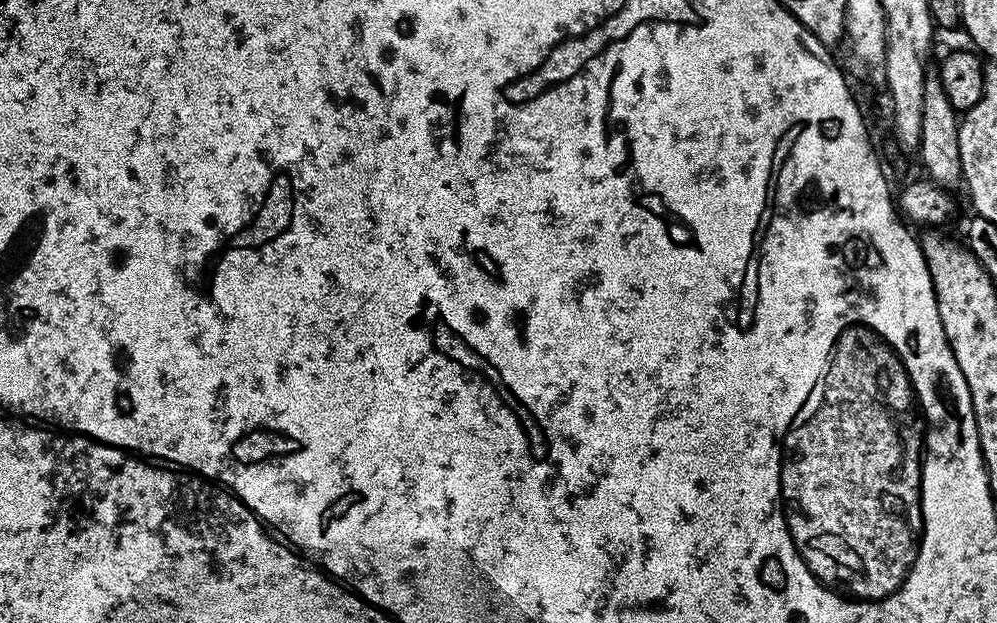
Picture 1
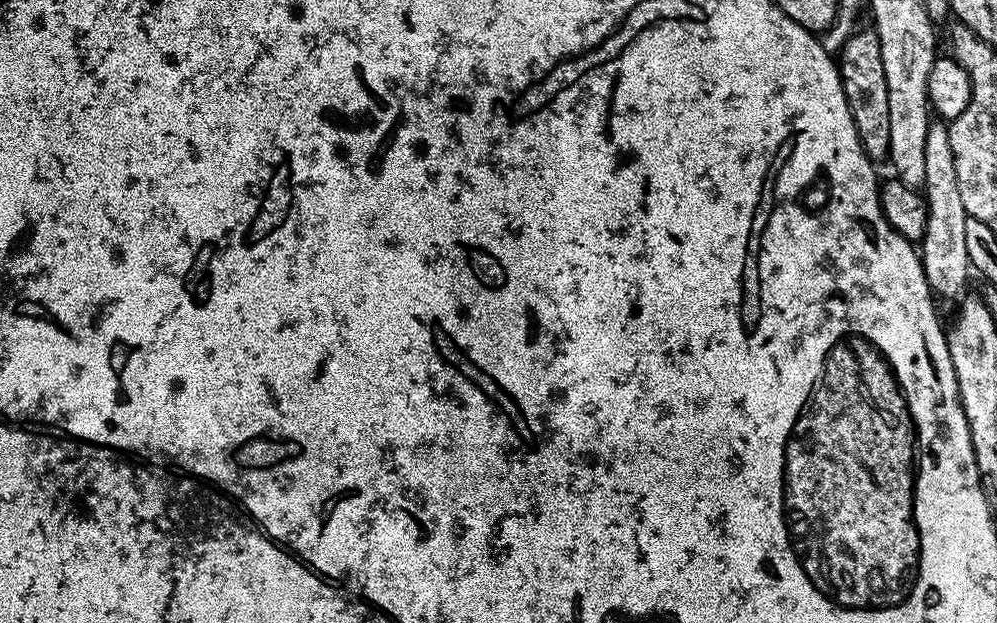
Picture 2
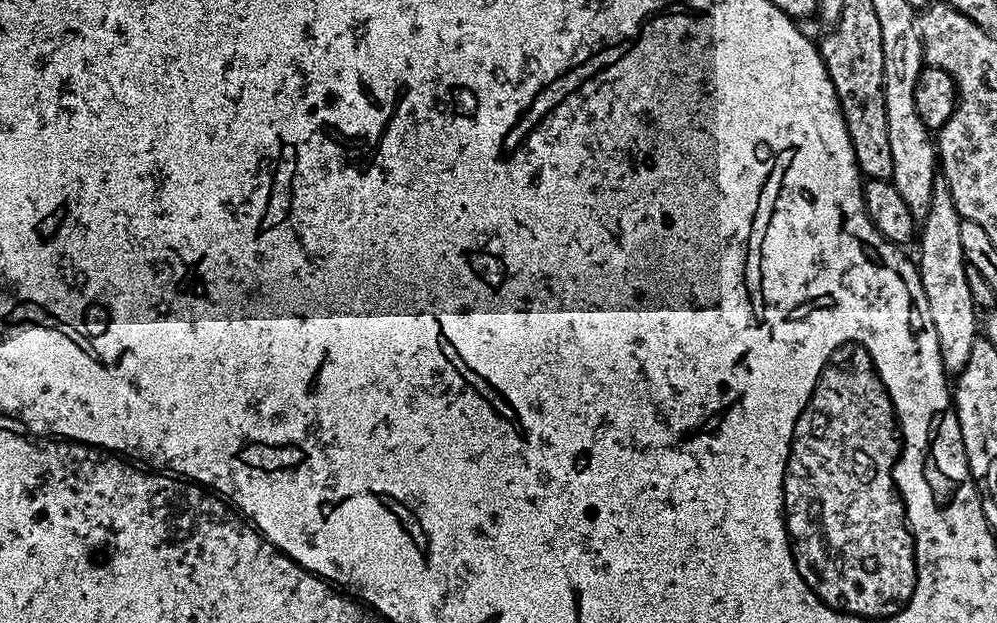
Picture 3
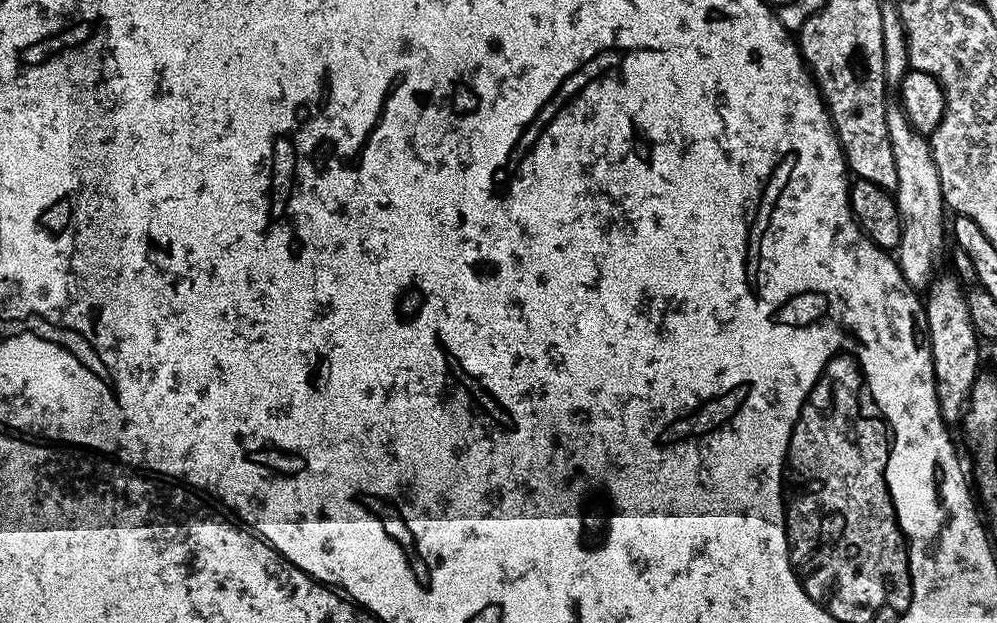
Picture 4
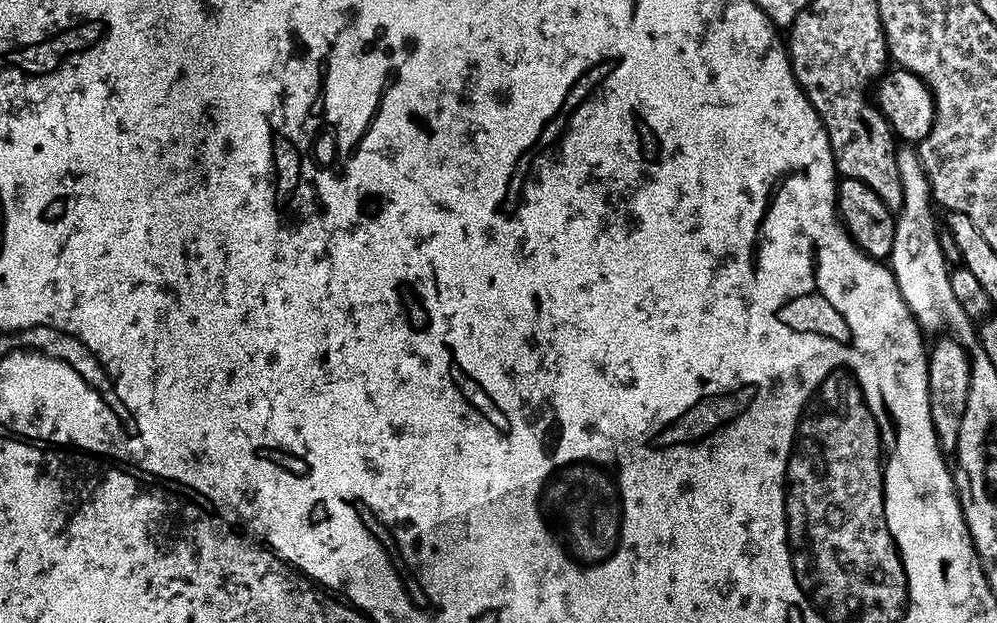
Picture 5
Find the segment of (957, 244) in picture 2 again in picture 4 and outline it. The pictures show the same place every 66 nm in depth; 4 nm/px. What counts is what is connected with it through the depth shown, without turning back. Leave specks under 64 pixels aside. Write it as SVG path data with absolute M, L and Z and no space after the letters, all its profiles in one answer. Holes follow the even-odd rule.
M947 274L947 276L937 275L926 289L924 314L928 318L928 345L930 346L932 365L934 366L934 386L938 394L940 417L945 424L952 426L955 425L955 420L957 423L961 419L968 403L968 396L972 392L972 386L981 373L979 372L980 348L976 345L978 337L974 326L970 322L970 310L966 306L965 285L960 283L956 276L952 274Z

